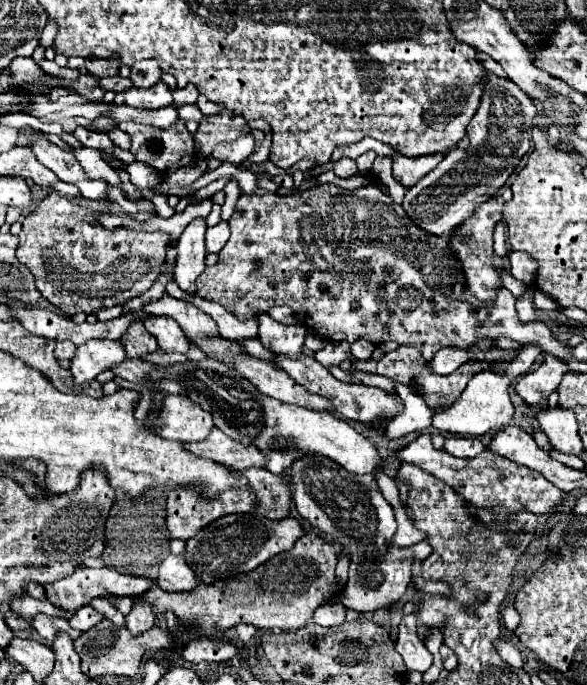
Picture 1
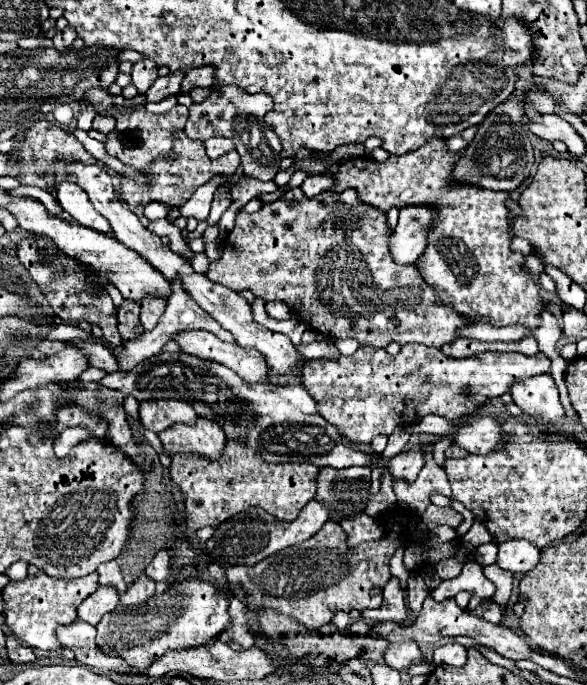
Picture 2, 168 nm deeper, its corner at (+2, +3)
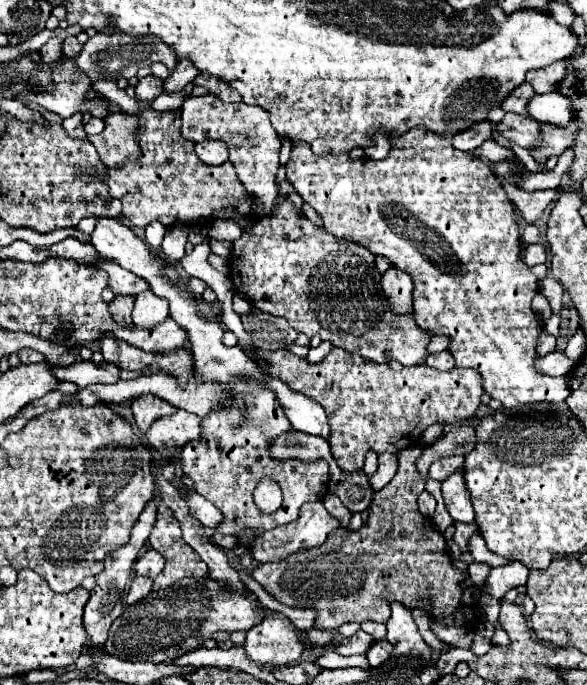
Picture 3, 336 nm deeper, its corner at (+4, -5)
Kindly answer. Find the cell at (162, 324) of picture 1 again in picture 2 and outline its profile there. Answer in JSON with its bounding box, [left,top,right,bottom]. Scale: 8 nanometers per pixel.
[140,298,166,330]

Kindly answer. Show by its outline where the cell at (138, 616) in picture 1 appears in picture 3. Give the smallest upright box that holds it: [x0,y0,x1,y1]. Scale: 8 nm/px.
[126,576,152,604]

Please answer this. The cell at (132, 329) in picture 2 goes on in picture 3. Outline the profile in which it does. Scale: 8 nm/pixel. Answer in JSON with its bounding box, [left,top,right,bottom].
[110,296,134,326]

